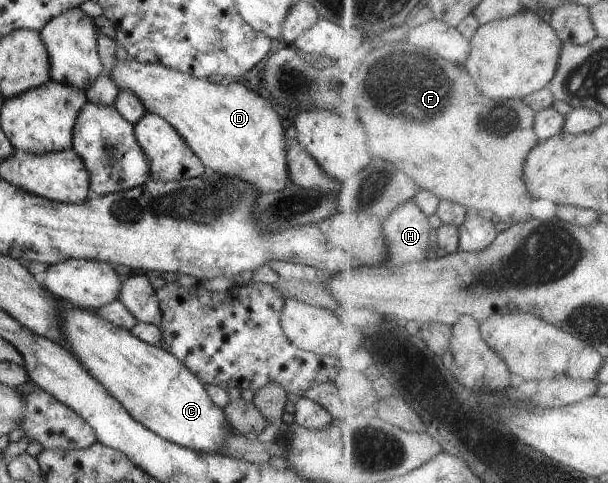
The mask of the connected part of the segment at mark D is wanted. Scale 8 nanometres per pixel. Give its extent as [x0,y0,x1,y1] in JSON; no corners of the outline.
[106,57,290,194]

